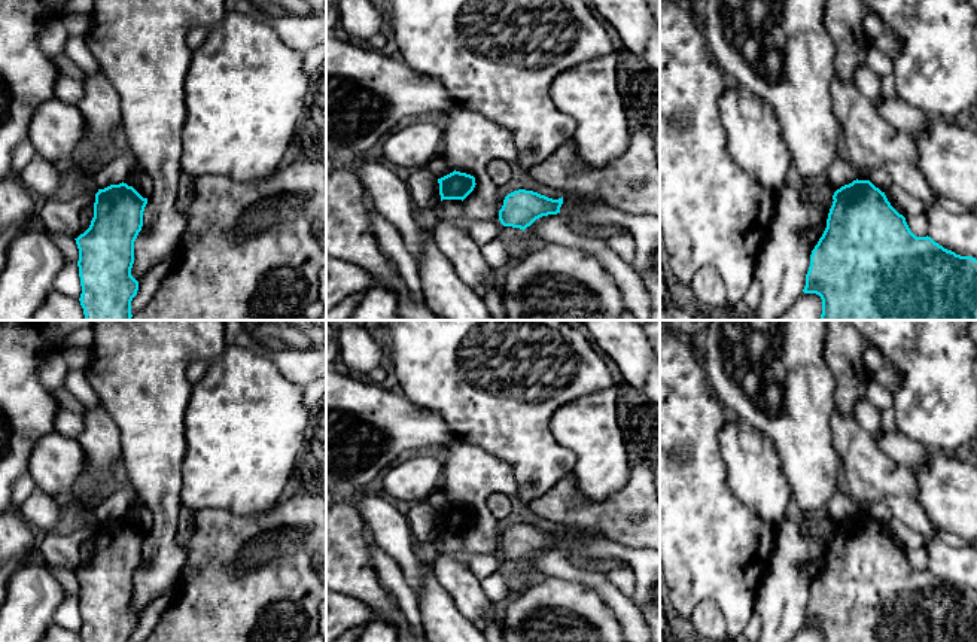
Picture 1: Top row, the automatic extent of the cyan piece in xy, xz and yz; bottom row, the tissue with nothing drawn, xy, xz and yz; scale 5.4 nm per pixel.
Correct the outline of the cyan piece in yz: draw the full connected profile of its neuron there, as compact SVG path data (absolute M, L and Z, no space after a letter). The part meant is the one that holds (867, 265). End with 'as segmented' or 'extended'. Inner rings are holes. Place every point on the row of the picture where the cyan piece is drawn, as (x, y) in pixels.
M853 180L841 186L833 195L833 206L828 213L827 228L810 255L810 267L806 274L804 293L816 293L822 299L821 320L977 320L977 259L961 256L944 249L931 237L916 237L903 214L888 201L885 192L870 180Z; as segmented

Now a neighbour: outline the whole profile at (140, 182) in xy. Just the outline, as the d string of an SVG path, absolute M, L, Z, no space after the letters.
M143 171L127 176L124 183L127 183L128 186L133 186L143 198L147 198L147 200L153 189L152 179Z

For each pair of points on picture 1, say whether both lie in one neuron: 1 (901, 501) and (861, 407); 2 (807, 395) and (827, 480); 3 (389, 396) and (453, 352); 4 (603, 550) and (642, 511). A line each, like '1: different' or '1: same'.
1: different
2: same
3: different
4: different

